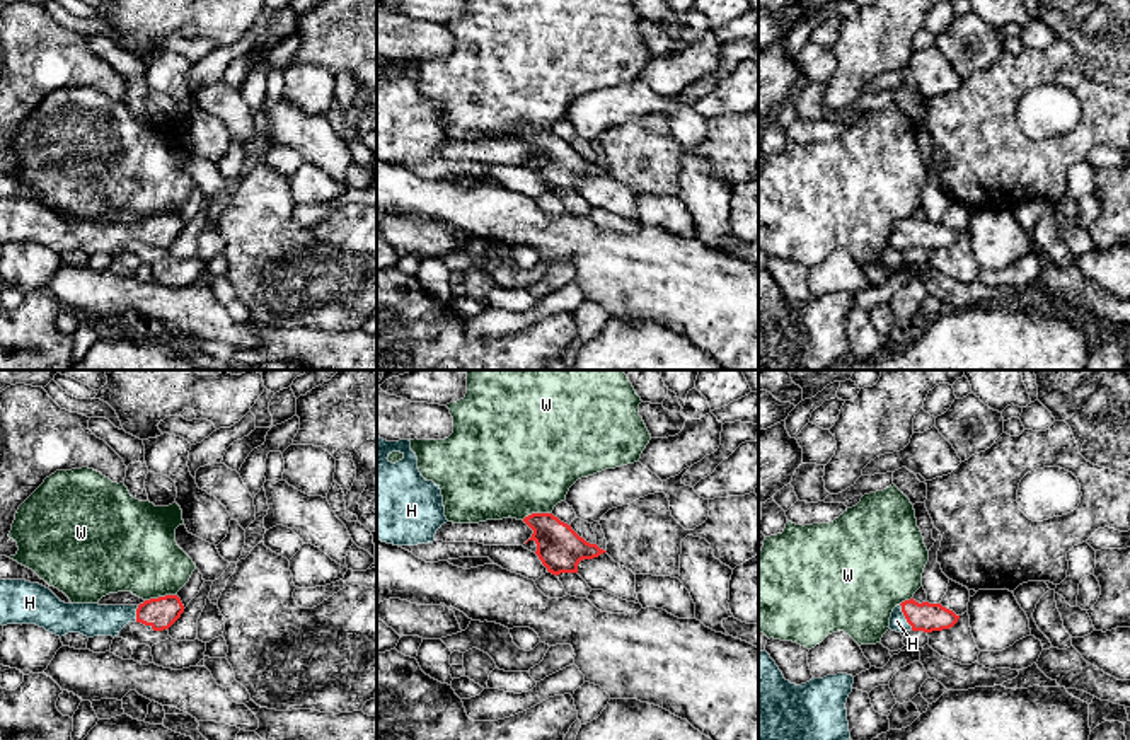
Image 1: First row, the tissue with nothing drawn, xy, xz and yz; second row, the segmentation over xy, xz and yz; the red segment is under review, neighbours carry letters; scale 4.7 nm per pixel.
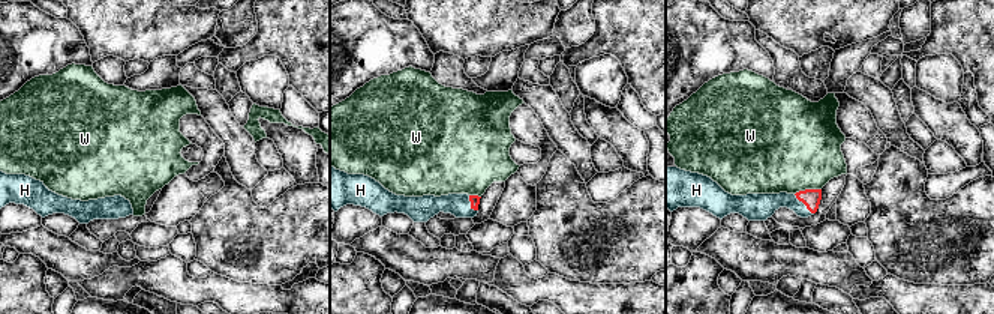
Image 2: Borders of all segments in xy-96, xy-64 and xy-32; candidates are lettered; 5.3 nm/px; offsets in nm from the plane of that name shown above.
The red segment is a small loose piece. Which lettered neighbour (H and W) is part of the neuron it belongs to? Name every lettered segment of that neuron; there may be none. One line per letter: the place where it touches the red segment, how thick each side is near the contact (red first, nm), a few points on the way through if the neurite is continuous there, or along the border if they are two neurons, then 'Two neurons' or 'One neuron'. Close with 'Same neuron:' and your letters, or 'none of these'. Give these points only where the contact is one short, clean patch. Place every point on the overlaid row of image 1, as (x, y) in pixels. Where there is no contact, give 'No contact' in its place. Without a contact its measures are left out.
H: Touches red at yz (905, 618). Thickness 140 nm (red) against 80 nm. Path across: yz (928, 618), (905, 618), (897, 621). One neuron
W: Touches red at xy (161, 597). Thickness 150 nm (red) against 380 nm. Two neurons
Same neuron: H

